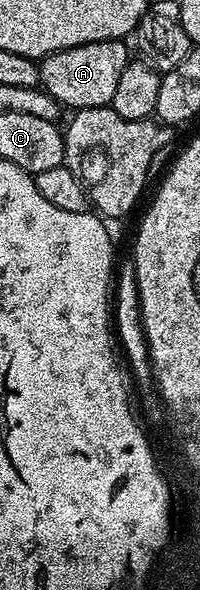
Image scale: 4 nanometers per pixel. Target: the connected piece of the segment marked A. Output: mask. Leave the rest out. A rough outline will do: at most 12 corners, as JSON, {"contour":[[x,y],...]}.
{"contour":[[124,40],[58,50],[40,84],[65,109],[107,108],[130,63]]}

